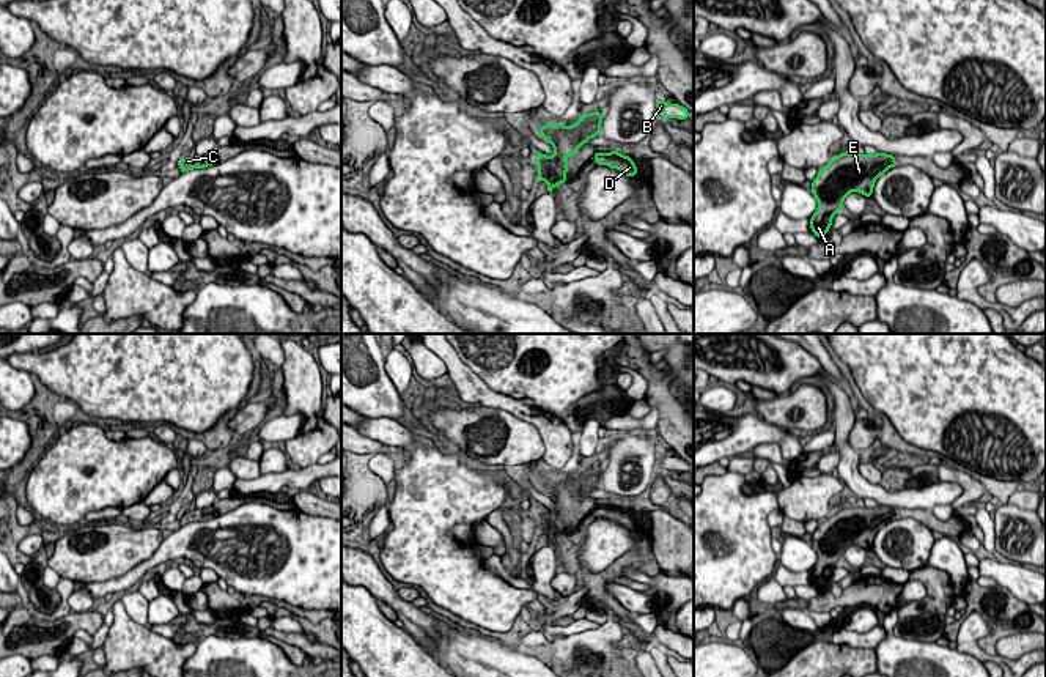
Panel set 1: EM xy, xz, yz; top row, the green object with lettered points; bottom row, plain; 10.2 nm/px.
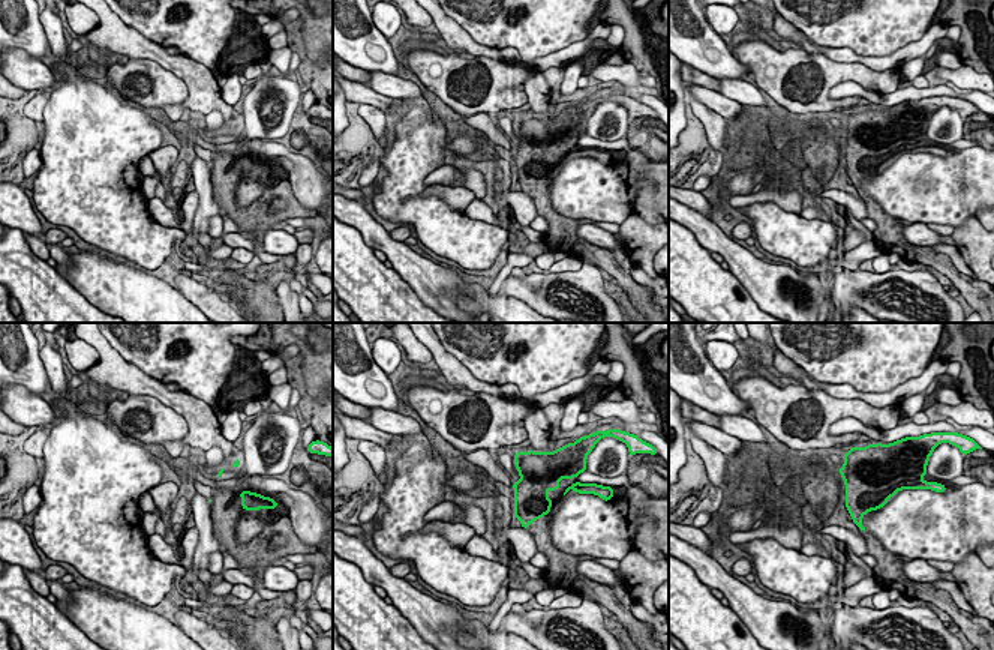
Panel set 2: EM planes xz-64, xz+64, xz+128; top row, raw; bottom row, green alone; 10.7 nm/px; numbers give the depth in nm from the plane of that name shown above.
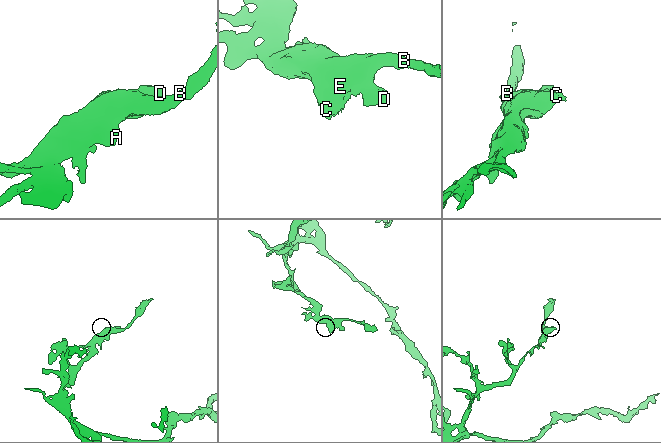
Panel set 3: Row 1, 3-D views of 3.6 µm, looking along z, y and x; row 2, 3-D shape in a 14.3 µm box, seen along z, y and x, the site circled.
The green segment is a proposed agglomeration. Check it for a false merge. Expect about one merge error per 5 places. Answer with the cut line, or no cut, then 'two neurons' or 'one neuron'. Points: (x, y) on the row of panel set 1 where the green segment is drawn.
cut none; one neuron

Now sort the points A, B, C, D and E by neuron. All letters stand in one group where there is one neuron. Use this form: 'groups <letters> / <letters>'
groups A B C D E

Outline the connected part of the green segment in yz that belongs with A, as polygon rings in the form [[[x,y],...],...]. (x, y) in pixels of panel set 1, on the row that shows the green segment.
[[[842,153],[819,168],[812,181],[812,194],[818,202],[818,208],[810,217],[810,230],[815,236],[819,239],[831,230],[834,216],[842,211],[843,202],[851,192],[871,197],[876,179],[892,167],[898,167],[893,154]]]

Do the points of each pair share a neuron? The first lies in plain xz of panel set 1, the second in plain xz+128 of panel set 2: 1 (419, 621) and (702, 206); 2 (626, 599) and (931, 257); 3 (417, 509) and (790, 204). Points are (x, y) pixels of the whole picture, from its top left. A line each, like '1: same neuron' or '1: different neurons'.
1: different neurons
2: different neurons
3: different neurons

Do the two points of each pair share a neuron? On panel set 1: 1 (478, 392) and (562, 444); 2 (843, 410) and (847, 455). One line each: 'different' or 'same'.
1: same
2: same

